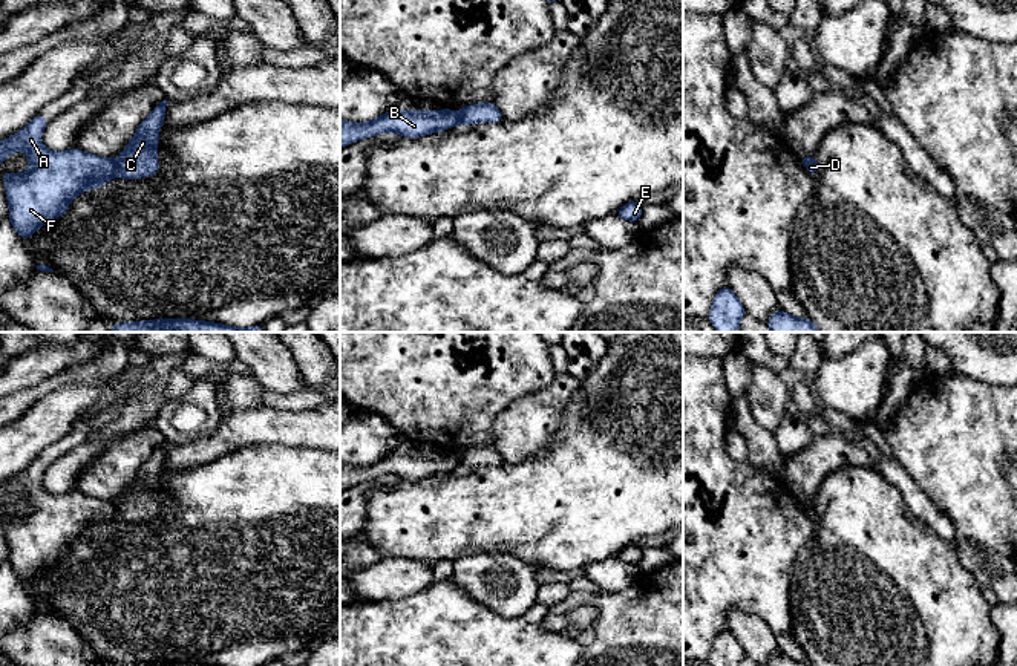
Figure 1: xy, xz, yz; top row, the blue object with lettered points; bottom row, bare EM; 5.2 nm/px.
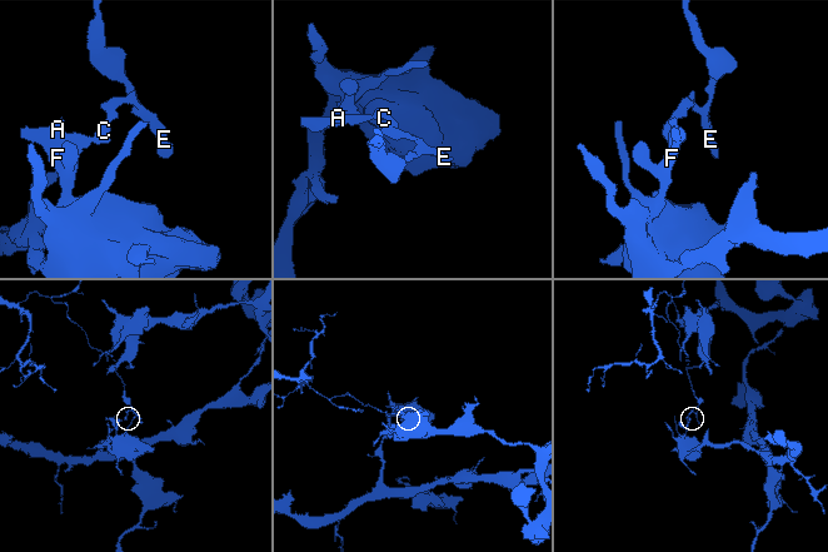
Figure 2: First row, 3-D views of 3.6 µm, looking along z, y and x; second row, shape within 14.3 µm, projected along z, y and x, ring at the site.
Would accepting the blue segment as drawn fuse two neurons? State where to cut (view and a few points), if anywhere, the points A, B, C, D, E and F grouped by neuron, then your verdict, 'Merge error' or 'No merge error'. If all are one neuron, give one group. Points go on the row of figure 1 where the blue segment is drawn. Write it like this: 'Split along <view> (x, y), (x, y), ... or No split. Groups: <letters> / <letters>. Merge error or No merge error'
Split along xy (115, 161), (117, 173). Groups: A B F / C D E. Merge error

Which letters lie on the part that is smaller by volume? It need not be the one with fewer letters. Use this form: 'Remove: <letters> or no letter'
Remove: C, D, E

